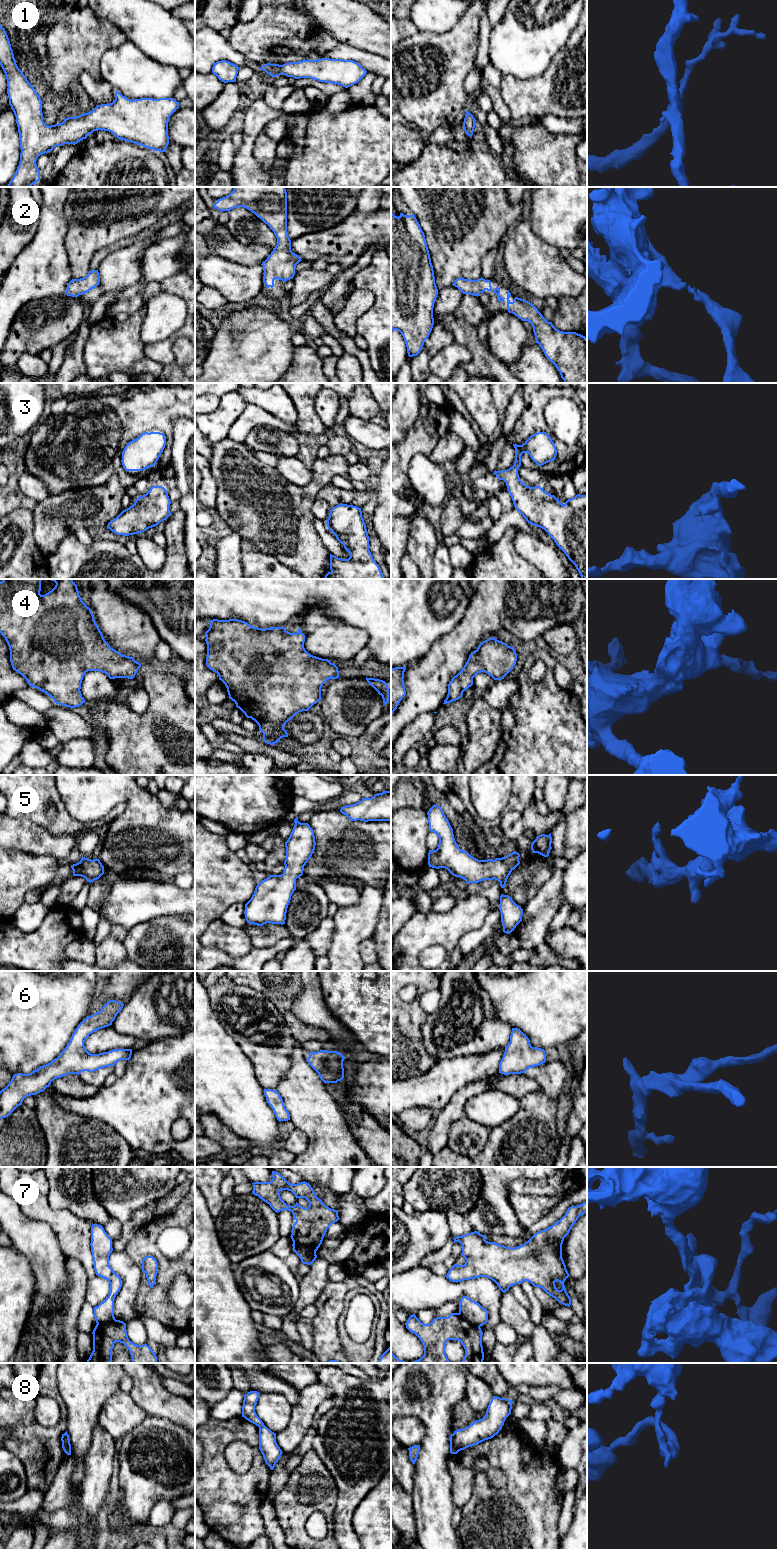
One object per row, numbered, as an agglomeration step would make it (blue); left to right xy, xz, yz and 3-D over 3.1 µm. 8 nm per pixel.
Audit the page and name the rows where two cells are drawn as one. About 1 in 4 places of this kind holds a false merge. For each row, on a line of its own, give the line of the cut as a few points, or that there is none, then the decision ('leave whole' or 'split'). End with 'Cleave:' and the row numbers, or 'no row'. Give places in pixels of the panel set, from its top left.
1: cut none; leave whole
2: cut none; leave whole
3: cut none; leave whole
4: cut none; leave whole
5: cut none; leave whole
6: cut none; leave whole
7: cut xz (293, 1241), (309, 1247), (315, 1253); split
8: cut yz (453, 1433), (454, 1453); split
Cleave: 7, 8

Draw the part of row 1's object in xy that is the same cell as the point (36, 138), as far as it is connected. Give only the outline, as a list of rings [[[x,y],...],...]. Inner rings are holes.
[[[1,25],[0,65],[7,79],[9,105],[16,117],[21,149],[19,165],[8,187],[31,187],[40,180],[40,170],[36,161],[41,154],[52,151],[56,146],[77,144],[97,130],[109,131],[120,140],[135,143],[154,151],[165,152],[169,144],[169,118],[179,108],[179,102],[173,98],[130,100],[116,91],[115,100],[112,103],[97,105],[88,113],[68,117],[60,124],[49,126],[43,121],[43,102],[27,77],[18,68],[8,35]]]

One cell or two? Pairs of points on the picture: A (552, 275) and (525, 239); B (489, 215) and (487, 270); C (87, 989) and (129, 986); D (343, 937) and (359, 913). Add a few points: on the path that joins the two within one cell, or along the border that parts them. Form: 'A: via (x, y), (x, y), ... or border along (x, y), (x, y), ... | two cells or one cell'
A: via (543, 266), (525, 248) | one cell
B: border along (497, 250), (491, 250), (483, 257), (482, 275) | two cells
C: border along (94, 996), (85, 1016) | two cells
D: via (349, 931), (359, 919) | one cell

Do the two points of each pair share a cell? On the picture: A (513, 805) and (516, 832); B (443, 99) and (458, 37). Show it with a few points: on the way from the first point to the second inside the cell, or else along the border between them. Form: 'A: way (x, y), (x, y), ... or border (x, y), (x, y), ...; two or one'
A: border (533, 797), (522, 812); two
B: way (446, 84), (449, 63), (456, 52); one

